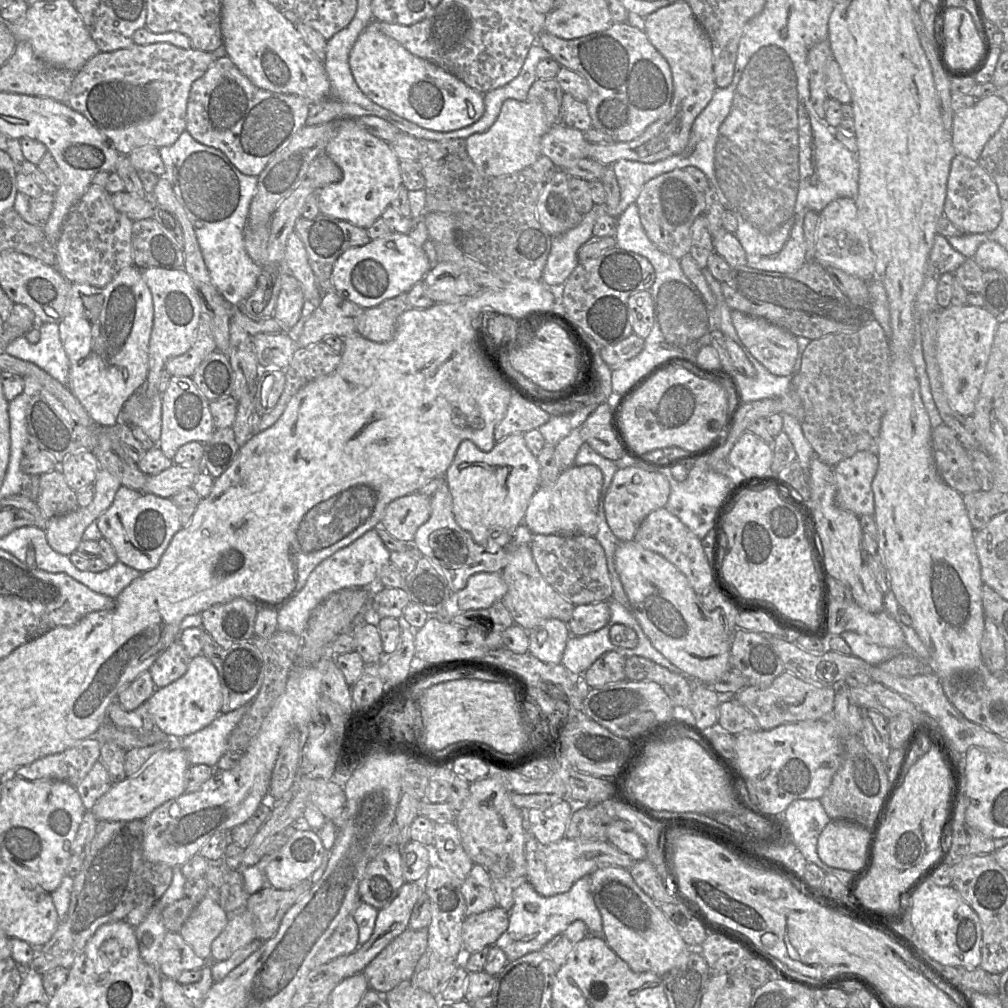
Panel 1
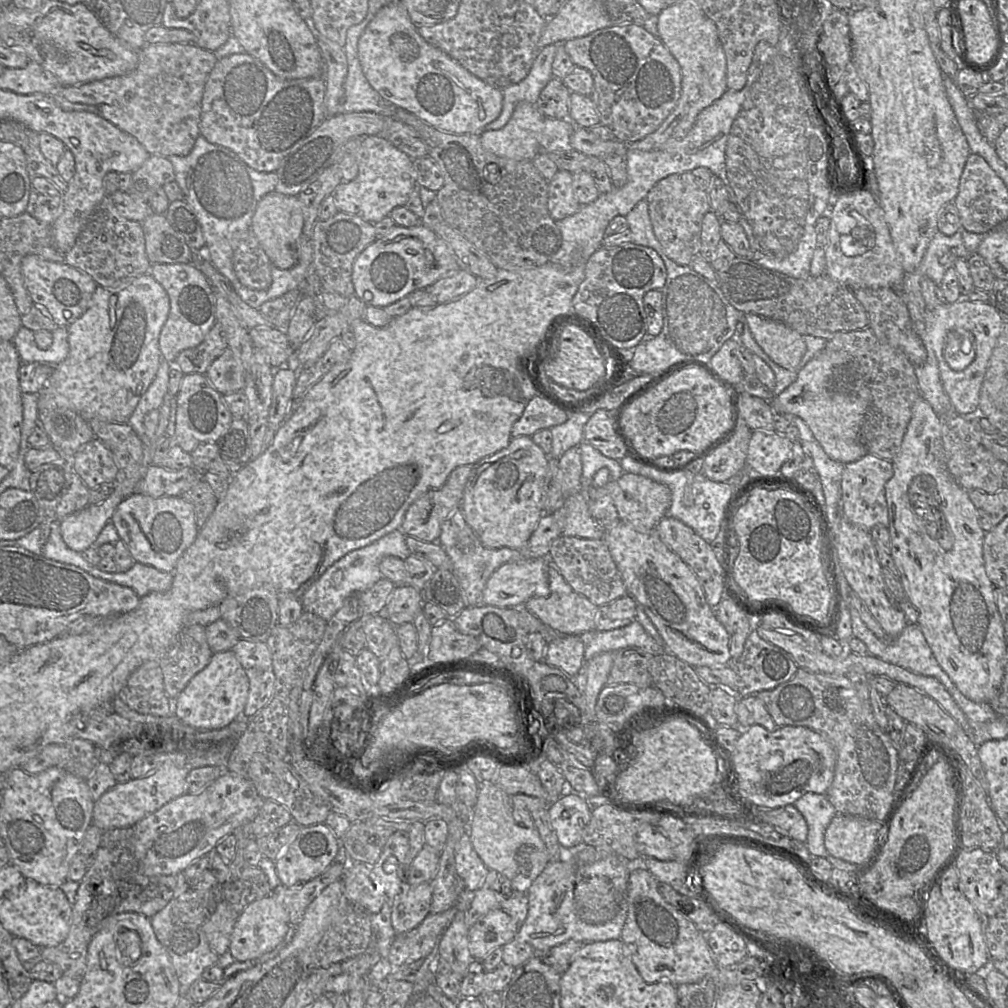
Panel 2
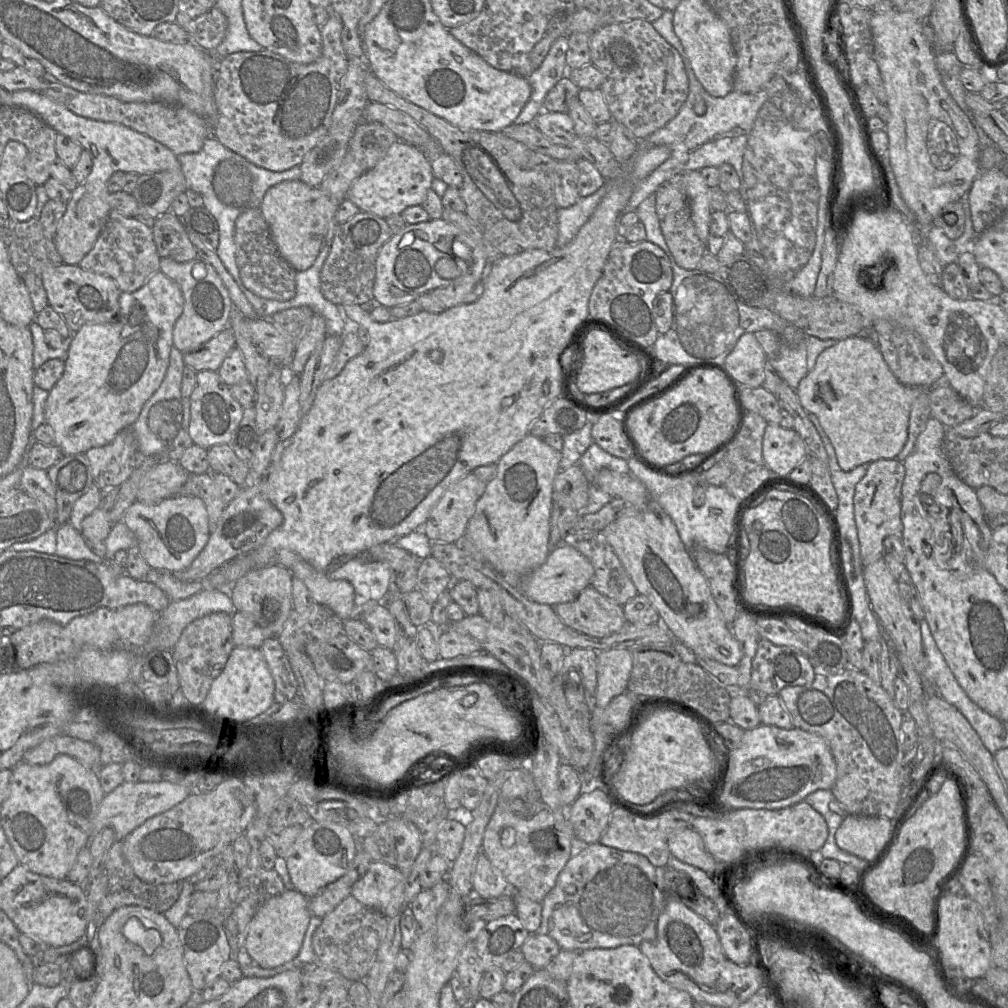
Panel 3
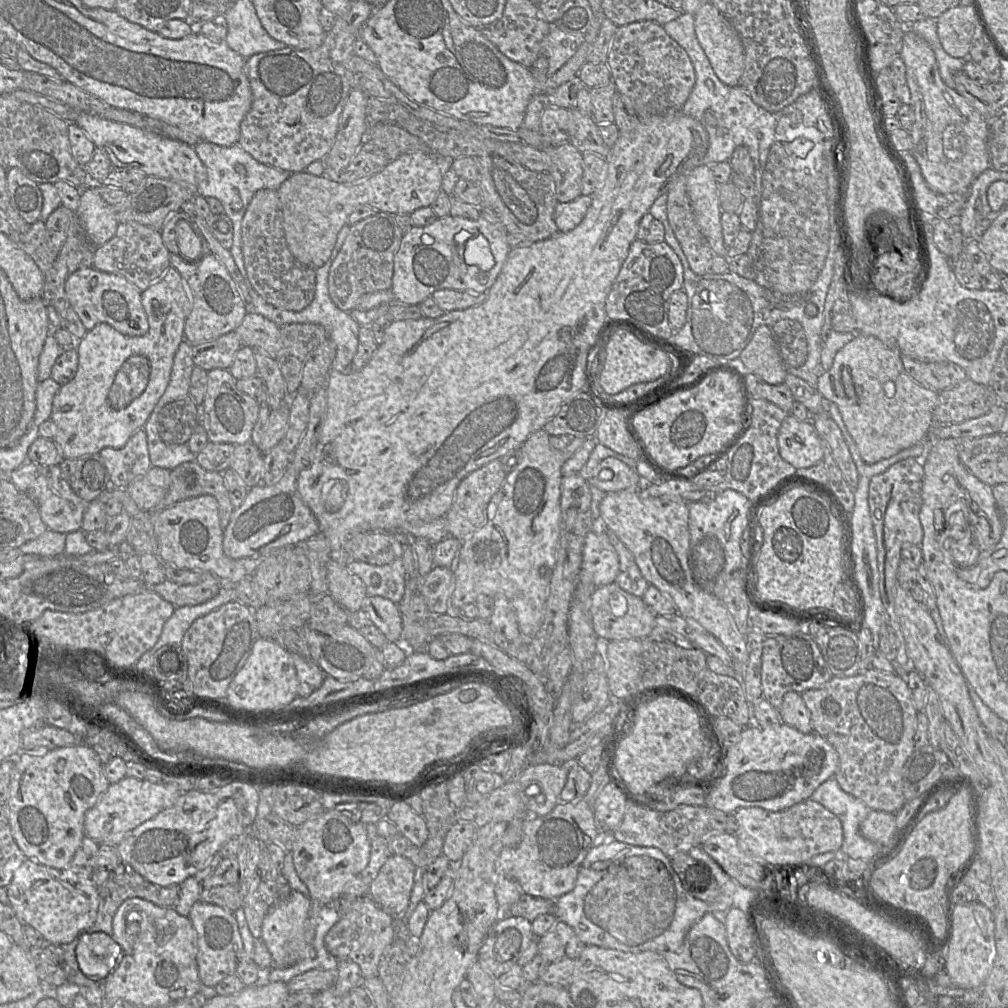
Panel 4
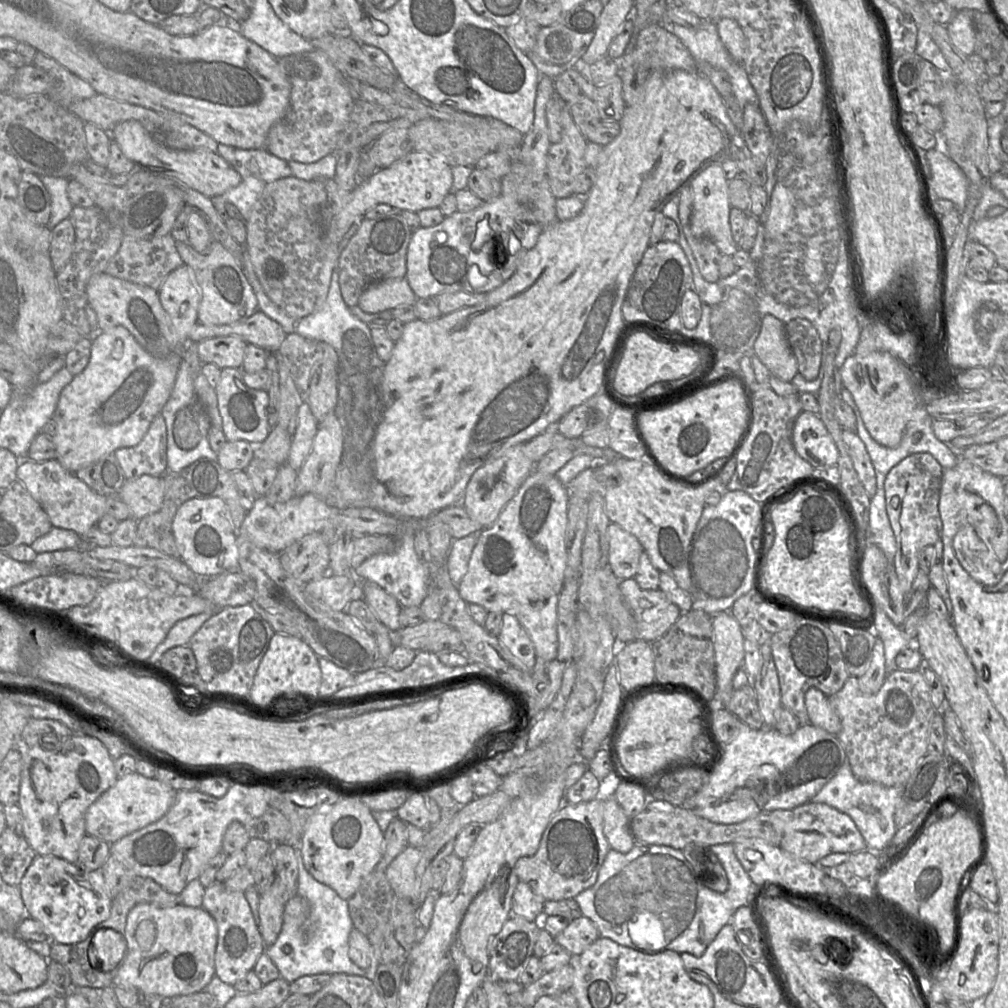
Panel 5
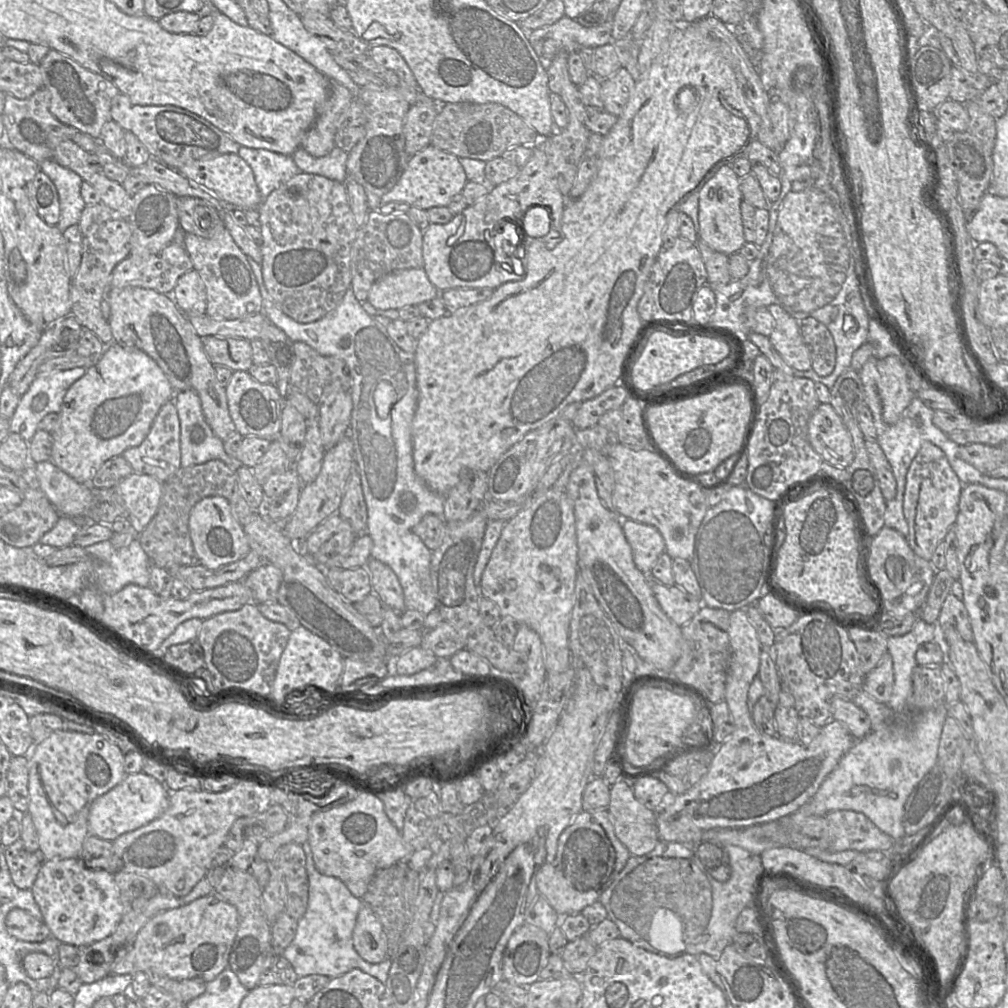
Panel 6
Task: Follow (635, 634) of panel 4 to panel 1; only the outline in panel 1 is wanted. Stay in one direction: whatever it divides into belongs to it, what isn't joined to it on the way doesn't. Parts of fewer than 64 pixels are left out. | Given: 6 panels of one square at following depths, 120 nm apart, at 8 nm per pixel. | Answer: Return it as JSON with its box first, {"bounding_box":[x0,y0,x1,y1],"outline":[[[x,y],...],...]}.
{"bounding_box":[501,544,575,629],"outline":[[[523,544],[509,554],[509,561],[501,570],[501,575],[507,584],[507,592],[501,601],[515,624],[524,629],[532,629],[547,619],[559,619],[566,624],[571,620],[575,605],[562,597],[544,579],[533,559],[529,544]]]}

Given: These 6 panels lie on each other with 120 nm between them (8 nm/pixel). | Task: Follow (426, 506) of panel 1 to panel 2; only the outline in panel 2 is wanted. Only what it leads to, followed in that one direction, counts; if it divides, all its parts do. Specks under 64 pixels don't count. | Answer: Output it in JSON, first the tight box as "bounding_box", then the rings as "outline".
{"bounding_box":[400,486,463,542],"outline":[[[442,486],[414,501],[405,513],[400,530],[424,542],[438,542],[441,524],[453,509],[460,507],[463,488]]]}

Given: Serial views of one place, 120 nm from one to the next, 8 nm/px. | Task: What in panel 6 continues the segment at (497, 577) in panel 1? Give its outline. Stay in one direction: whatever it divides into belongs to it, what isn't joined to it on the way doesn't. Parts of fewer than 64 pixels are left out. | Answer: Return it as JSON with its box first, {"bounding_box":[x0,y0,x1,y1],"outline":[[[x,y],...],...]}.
{"bounding_box":[622,519,665,575],"outline":[[[624,519],[622,529],[632,548],[635,565],[650,575],[657,558],[665,552],[662,535],[654,526],[630,519]]]}

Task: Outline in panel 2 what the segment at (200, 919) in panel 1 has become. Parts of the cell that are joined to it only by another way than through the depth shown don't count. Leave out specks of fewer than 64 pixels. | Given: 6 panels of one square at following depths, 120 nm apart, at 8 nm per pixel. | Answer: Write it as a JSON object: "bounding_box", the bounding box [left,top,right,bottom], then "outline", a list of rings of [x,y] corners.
{"bounding_box":[201,899,239,956],"outline":[[[222,899],[201,926],[210,948],[219,956],[228,951],[230,935],[238,915],[239,913]]]}

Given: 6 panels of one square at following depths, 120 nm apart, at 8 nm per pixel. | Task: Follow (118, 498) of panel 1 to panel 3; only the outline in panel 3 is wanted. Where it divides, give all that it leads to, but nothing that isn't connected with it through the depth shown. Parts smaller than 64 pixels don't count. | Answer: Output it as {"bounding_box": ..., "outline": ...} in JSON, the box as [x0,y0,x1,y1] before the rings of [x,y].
{"bounding_box":[122,495,210,573],"outline":[[[176,495],[156,504],[135,501],[126,510],[122,522],[135,535],[136,545],[148,565],[171,573],[189,567],[210,536],[205,503],[193,496]]]}

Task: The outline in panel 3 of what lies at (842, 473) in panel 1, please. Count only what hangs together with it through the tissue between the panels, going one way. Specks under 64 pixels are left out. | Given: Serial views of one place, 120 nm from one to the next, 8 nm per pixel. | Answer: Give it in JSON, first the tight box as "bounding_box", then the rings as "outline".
{"bounding_box":[854,458,905,568],"outline":[[[897,458],[879,459],[868,465],[866,474],[854,489],[854,516],[864,568],[882,559],[883,540],[888,536],[900,537],[903,526],[900,518],[901,486],[905,467]]]}

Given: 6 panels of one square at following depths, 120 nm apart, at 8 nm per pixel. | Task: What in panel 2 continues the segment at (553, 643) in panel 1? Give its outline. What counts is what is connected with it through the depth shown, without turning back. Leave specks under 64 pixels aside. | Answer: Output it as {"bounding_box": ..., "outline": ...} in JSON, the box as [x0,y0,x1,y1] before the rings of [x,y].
{"bounding_box":[544,635,585,676],"outline":[[[558,635],[548,640],[544,662],[576,676],[585,663],[584,645],[578,635]]]}

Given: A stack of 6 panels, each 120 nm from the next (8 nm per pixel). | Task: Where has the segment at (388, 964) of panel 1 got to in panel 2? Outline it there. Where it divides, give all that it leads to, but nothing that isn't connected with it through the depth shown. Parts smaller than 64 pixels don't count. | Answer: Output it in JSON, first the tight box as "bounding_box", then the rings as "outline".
{"bounding_box":[386,901,458,982],"outline":[[[457,901],[449,909],[440,913],[430,913],[414,929],[396,935],[390,944],[386,959],[390,965],[389,977],[394,980],[409,982],[428,981],[433,982],[434,966],[438,959],[438,944],[441,937],[454,917],[458,913]]]}

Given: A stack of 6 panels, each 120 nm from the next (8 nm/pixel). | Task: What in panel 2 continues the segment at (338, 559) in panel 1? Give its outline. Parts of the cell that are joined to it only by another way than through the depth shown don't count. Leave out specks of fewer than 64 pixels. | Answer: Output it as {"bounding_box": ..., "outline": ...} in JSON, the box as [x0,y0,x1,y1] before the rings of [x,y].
{"bounding_box":[300,529,411,621],"outline":[[[398,529],[340,558],[300,597],[304,612],[315,614],[326,621],[331,619],[350,594],[356,591],[365,591],[382,578],[379,564],[384,557],[396,556],[405,560],[411,555],[405,540],[406,535]]]}

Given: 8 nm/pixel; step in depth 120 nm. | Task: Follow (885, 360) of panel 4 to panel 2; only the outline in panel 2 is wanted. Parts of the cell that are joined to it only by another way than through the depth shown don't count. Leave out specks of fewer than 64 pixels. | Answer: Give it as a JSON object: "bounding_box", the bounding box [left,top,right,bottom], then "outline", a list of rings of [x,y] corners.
{"bounding_box":[770,350,868,464],"outline":[[[826,350],[818,353],[803,368],[798,370],[796,380],[770,404],[775,413],[795,415],[810,427],[815,438],[833,460],[842,464],[855,462],[868,452],[862,443],[861,428],[867,419],[868,402],[858,396],[849,396],[831,388],[833,372]]]}

